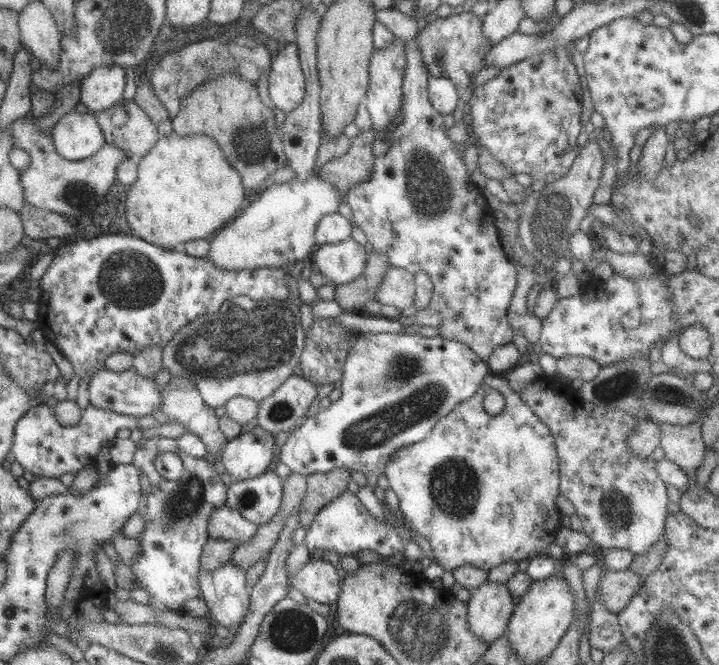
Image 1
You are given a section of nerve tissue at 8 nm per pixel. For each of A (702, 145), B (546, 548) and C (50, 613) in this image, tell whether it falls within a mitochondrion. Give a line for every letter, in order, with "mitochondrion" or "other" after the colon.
A: other
B: other
C: other

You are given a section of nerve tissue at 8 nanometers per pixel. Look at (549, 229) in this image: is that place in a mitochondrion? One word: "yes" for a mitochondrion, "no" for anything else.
yes

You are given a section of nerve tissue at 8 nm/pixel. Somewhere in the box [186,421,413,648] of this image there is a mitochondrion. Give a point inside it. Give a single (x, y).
(249, 499)

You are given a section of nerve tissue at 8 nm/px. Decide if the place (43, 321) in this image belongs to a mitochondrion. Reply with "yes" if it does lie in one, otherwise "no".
no

